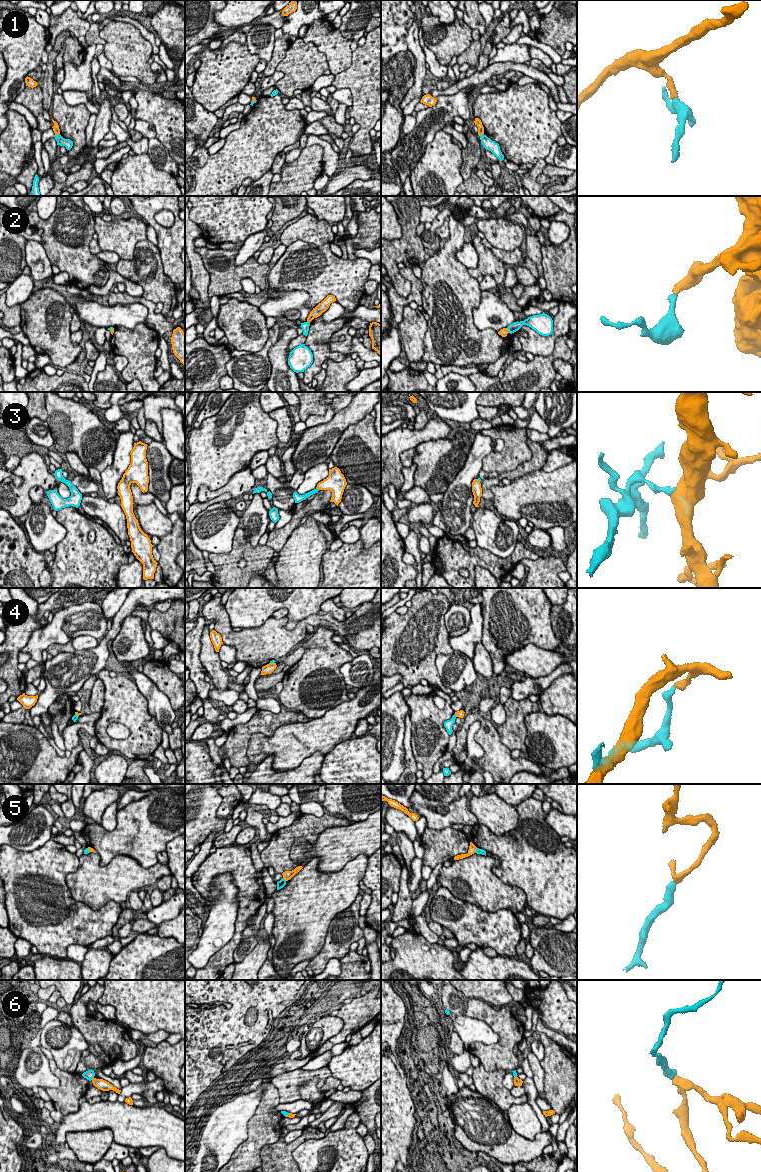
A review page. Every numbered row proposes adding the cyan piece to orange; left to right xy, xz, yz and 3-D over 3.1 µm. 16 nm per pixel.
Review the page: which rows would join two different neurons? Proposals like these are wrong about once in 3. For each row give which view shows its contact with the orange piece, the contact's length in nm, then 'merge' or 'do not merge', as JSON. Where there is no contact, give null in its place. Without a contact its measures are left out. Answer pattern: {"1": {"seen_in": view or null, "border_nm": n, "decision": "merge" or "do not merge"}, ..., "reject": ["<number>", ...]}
{"1": {"seen_in": "xy", "border_nm": 90, "decision": "do not merge"}, "2": {"seen_in": "yz", "border_nm": 100, "decision": "do not merge"}, "3": {"seen_in": "xz", "border_nm": 70, "decision": "do not merge"}, "4": {"seen_in": "xz", "border_nm": 80, "decision": "do not merge"}, "5": {"seen_in": "xz", "border_nm": 90, "decision": "do not merge"}, "6": {"seen_in": "xz", "border_nm": 80, "decision": "do not merge"}, "reject": ["1", "2", "3", "4", "5", "6"]}

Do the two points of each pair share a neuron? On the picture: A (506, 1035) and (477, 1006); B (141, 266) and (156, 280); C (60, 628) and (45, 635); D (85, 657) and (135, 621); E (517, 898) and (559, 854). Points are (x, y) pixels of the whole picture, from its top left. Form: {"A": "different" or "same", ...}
{"A": "same", "B": "same", "C": "same", "D": "different", "E": "different"}

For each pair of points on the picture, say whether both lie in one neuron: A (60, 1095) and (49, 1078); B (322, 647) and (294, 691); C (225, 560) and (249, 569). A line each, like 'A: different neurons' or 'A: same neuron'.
A: different neurons
B: same neuron
C: same neuron

